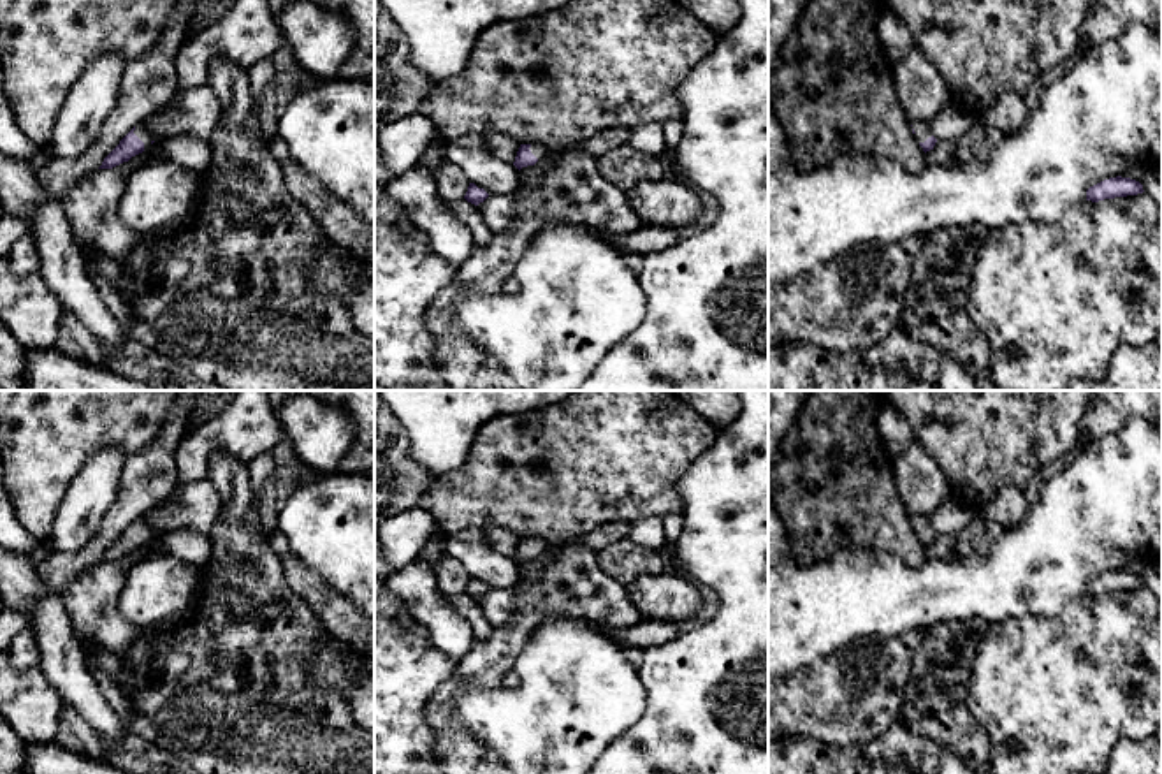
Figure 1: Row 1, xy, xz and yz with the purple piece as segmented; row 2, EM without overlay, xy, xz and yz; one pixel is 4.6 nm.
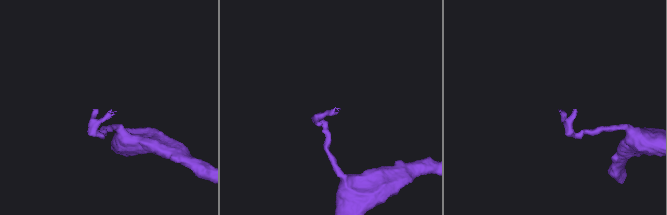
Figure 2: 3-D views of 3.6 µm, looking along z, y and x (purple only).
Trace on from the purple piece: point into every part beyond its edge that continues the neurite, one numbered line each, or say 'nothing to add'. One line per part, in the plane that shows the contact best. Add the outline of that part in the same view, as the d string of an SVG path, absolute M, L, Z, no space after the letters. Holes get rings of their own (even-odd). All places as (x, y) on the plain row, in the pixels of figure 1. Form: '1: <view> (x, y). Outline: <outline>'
1: xy (141, 525). Outline: M139 517L134 524L134 528L144 537L144 544L148 540L151 540L151 537L155 535L153 528L146 522L144 517Z

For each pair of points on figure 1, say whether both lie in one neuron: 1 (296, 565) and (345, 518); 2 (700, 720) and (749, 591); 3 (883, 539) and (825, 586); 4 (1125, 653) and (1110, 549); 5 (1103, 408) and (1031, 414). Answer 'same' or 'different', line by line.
1: different
2: same
3: different
4: different
5: different

